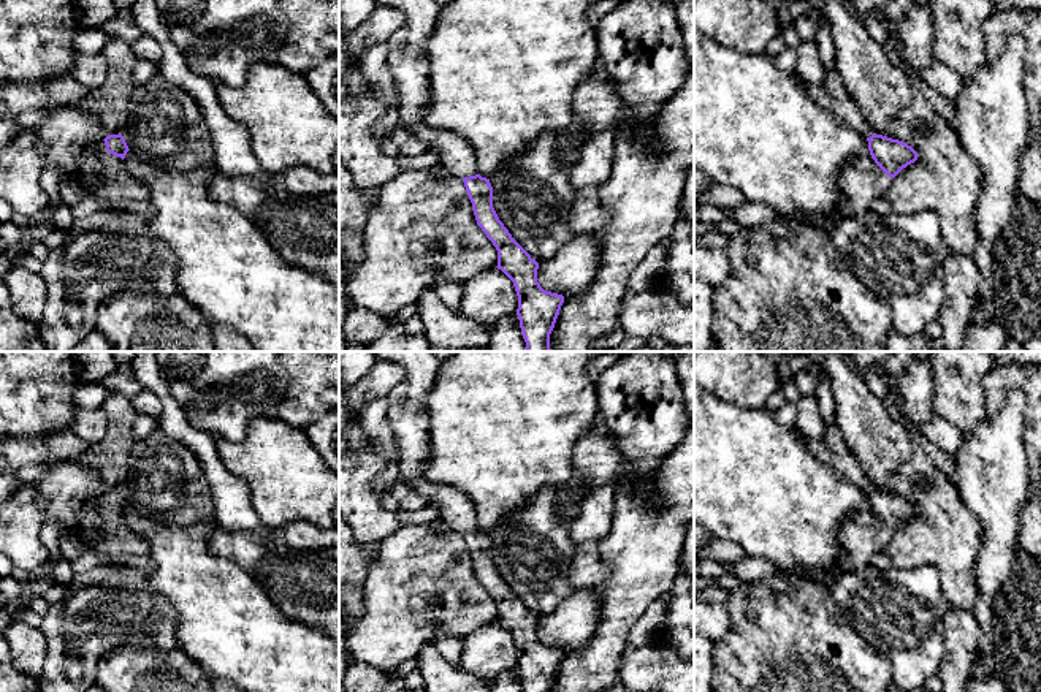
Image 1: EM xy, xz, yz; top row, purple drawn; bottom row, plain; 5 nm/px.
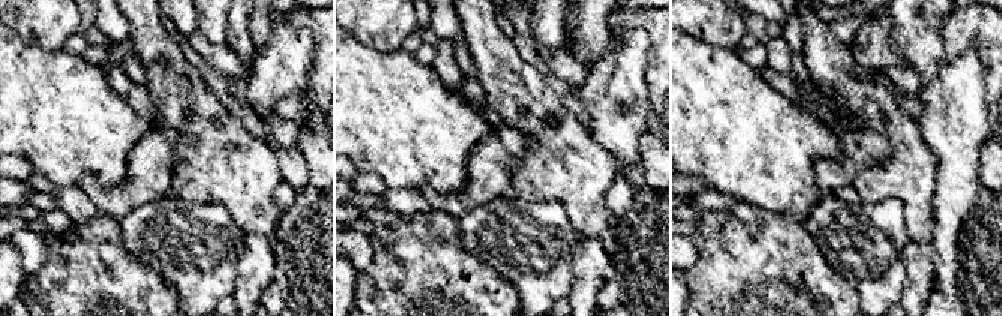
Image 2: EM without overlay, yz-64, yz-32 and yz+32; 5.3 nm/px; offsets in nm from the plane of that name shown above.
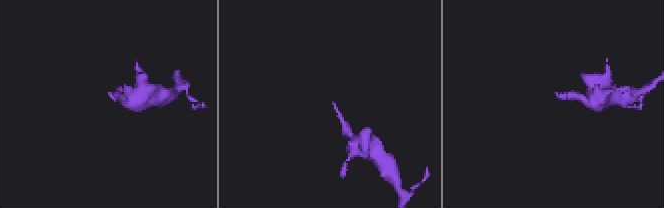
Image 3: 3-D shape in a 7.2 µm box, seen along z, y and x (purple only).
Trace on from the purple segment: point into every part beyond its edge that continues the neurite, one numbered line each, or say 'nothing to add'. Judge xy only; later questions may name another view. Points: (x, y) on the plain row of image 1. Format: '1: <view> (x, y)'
1: xy (116, 540)

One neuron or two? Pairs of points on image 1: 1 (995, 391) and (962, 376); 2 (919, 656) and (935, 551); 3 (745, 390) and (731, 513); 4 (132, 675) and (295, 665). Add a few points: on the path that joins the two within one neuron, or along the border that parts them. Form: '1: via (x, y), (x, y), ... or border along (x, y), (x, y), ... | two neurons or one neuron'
1: border along (992, 368), (983, 377), (986, 414) | two neurons
2: border along (894, 567), (932, 566), (946, 602) | two neurons
3: border along (710, 391), (743, 407), (764, 407) | two neurons
4: border along (183, 648), (209, 675) | two neurons

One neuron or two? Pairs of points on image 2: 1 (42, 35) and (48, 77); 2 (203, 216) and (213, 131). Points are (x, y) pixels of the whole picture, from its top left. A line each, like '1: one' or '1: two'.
1: two
2: two

